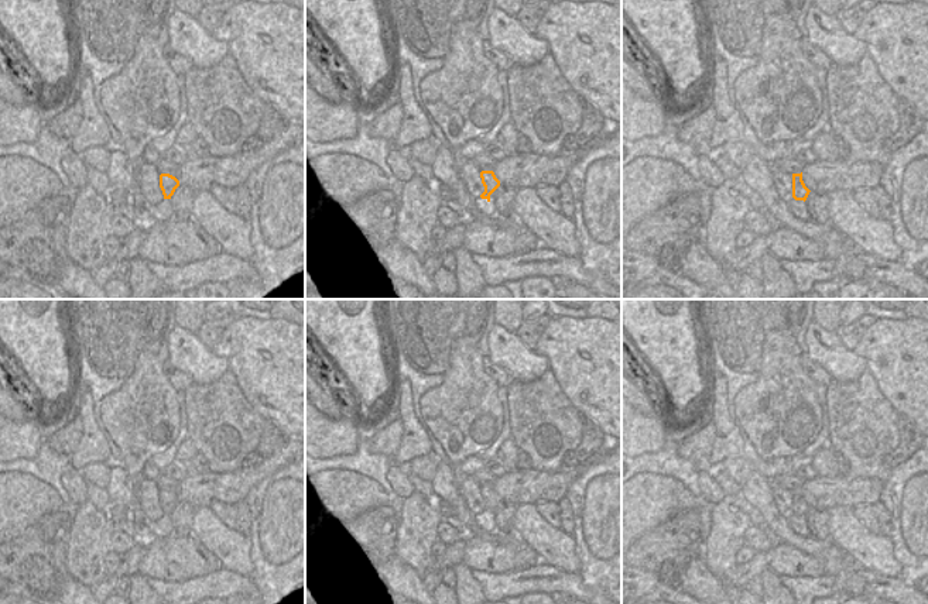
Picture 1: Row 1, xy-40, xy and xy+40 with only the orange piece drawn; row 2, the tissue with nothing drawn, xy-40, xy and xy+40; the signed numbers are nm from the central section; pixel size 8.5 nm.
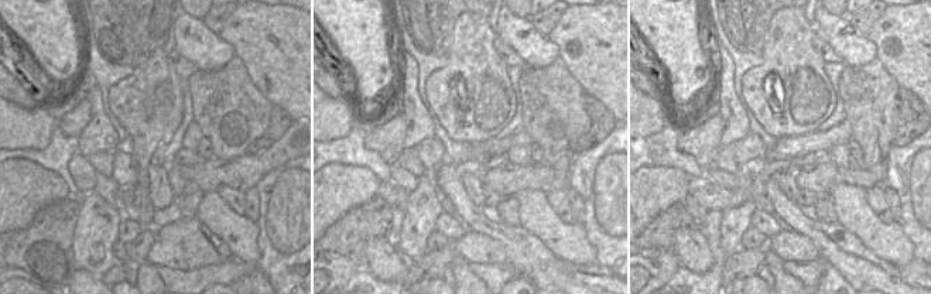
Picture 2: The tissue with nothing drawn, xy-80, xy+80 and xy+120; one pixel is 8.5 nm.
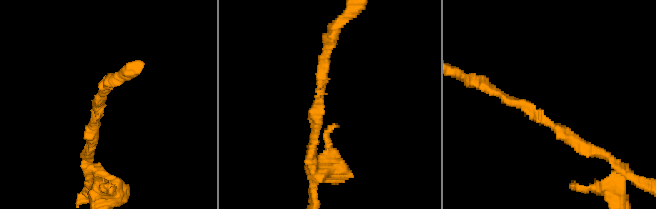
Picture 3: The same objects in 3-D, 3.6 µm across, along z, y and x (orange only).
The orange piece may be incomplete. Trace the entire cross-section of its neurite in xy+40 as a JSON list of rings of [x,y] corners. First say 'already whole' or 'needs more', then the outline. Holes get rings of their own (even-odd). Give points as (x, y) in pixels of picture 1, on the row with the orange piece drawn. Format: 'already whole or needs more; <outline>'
already whole; [[[802,172],[801,174],[792,174],[792,198],[795,200],[807,200],[809,195],[809,189],[805,186],[802,181]]]

